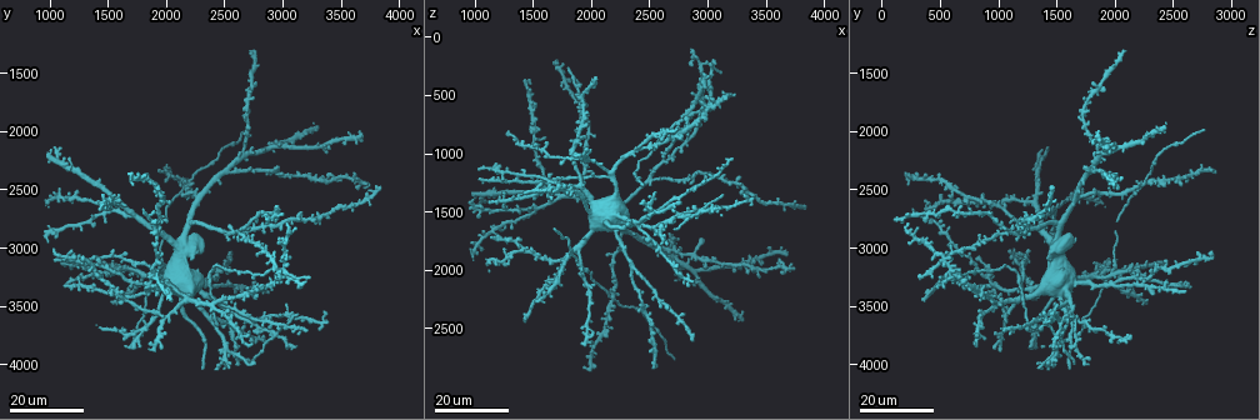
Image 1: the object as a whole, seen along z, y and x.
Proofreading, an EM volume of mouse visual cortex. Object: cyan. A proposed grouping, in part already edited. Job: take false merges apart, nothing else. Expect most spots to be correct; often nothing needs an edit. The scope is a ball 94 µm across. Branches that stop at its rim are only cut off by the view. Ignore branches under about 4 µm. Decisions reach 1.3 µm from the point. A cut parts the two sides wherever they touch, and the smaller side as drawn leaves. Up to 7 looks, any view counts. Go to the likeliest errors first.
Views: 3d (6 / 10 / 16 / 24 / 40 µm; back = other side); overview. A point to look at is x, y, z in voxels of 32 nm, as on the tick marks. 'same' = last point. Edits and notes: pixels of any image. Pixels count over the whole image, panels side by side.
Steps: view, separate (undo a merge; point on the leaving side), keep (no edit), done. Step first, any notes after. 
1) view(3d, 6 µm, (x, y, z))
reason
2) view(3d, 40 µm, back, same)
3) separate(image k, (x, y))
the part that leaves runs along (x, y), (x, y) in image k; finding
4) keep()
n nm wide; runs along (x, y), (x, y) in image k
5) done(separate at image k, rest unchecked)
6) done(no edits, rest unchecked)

view(3d, 24 µm, (2920, 3740, 1480))
four-way junction

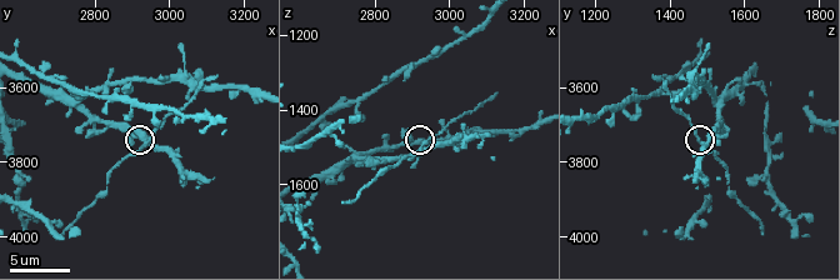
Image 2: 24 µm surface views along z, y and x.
view(3d, 6 µm, (2920, 3750, 1490))
zoom in

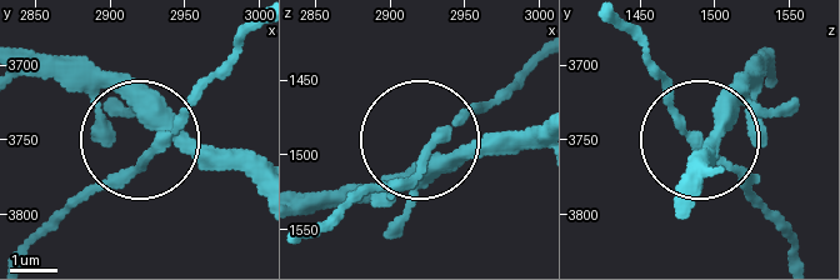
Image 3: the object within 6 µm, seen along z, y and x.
keep()
4 arms; runs along (23, 46), (83, 63), (166, 143), (250, 154) in image 3; one cell here

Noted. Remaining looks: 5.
view(3d, 10 µm, (2760, 3650, 1530))
four or more arms meet

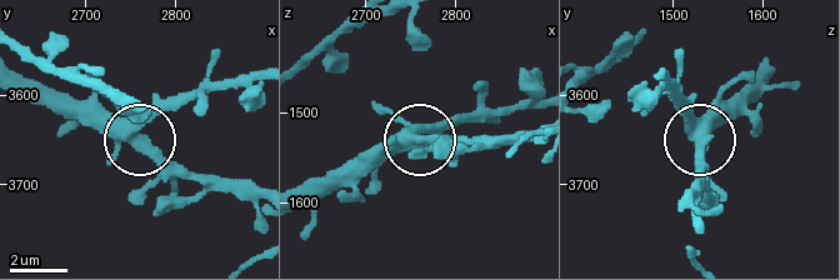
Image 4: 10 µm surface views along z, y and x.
keep()
runs along (26, 78), (105, 111), (204, 185) in image 4; continuous, no second cell

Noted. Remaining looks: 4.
view(3d, 16 µm, (2160, 2440, 2260))
looks like a crossing

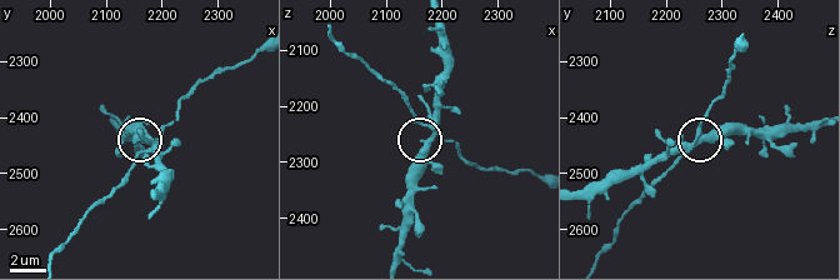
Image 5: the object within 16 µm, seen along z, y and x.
view(3d, 10 µm, (2180, 2435, 2260))

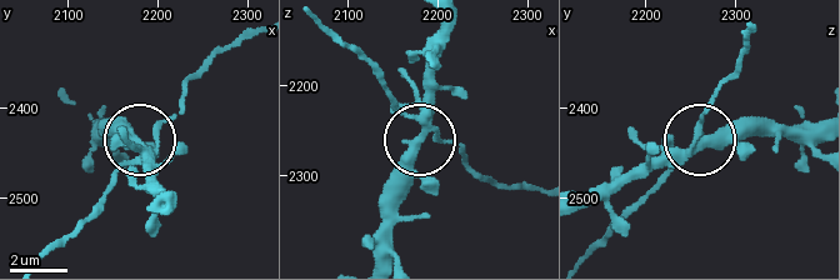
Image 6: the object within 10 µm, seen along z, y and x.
view(3d, 10 µm, back, (2185, 2440, 2260))

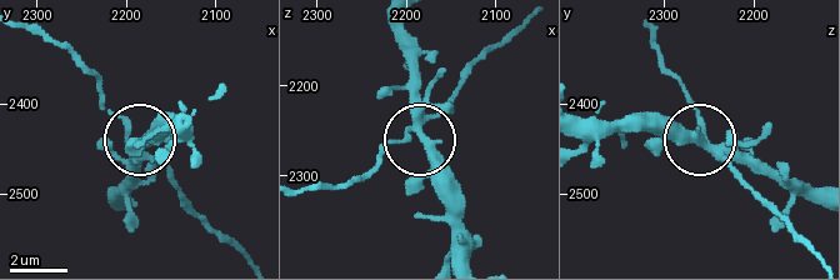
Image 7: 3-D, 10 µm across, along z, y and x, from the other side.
keep()
side arm 24 µm; continuous, no second cell

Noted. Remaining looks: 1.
done(no edits, rest unchecked)

